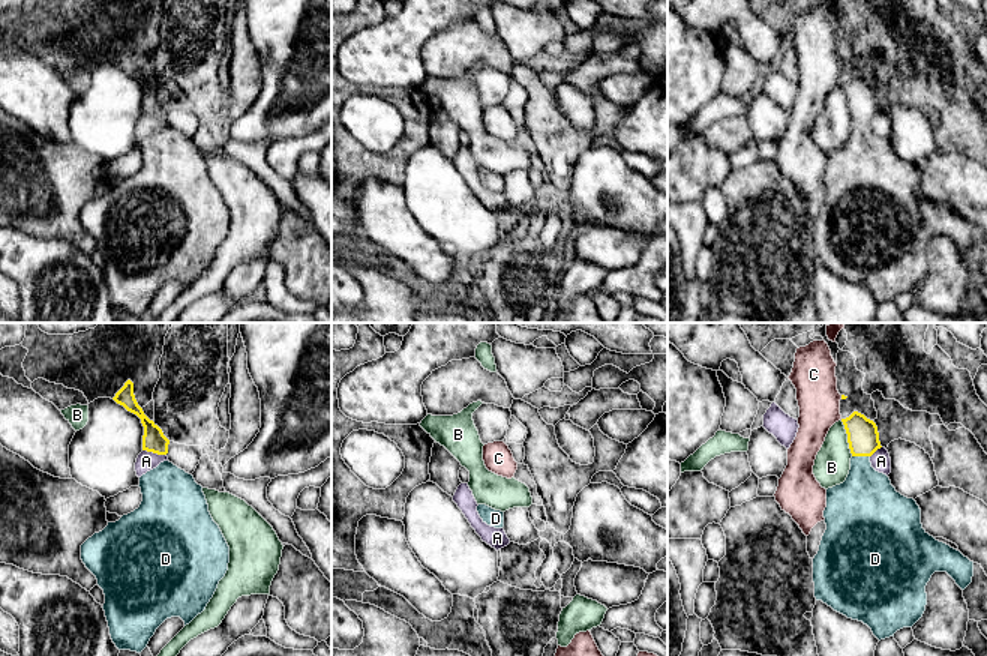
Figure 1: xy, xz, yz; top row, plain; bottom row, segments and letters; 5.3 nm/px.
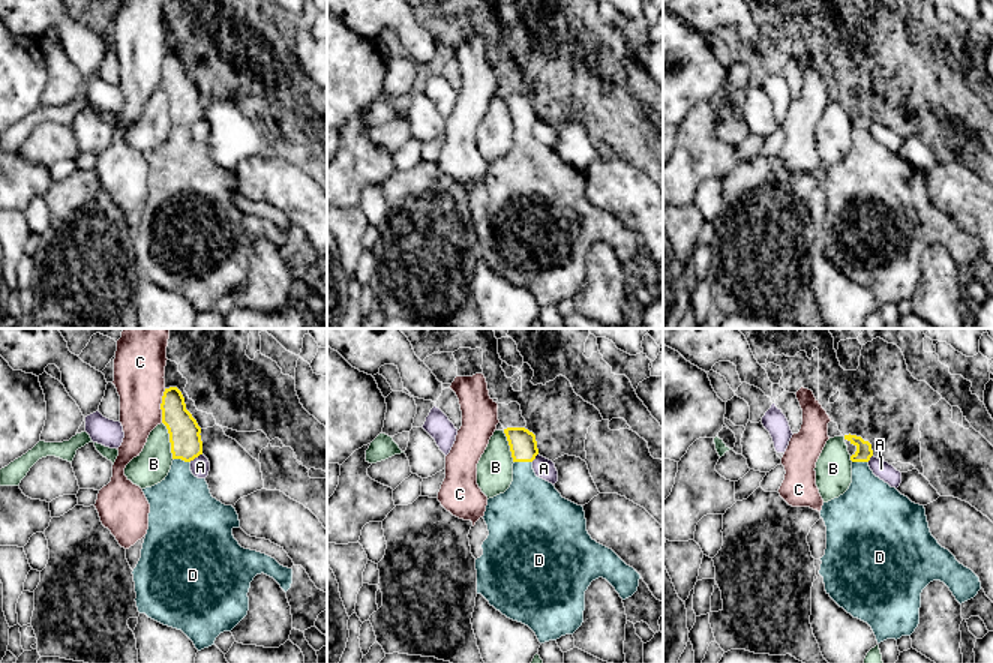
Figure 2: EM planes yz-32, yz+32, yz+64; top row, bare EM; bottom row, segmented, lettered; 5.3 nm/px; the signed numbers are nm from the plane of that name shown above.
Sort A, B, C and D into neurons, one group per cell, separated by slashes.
A / B / C / D

